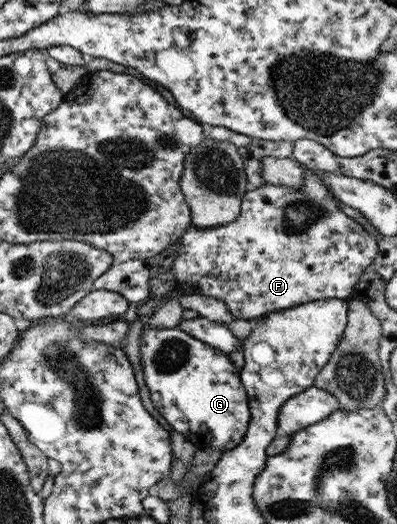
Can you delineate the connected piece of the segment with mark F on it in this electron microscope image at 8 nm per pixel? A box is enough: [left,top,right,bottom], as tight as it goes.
[171,168,379,321]

